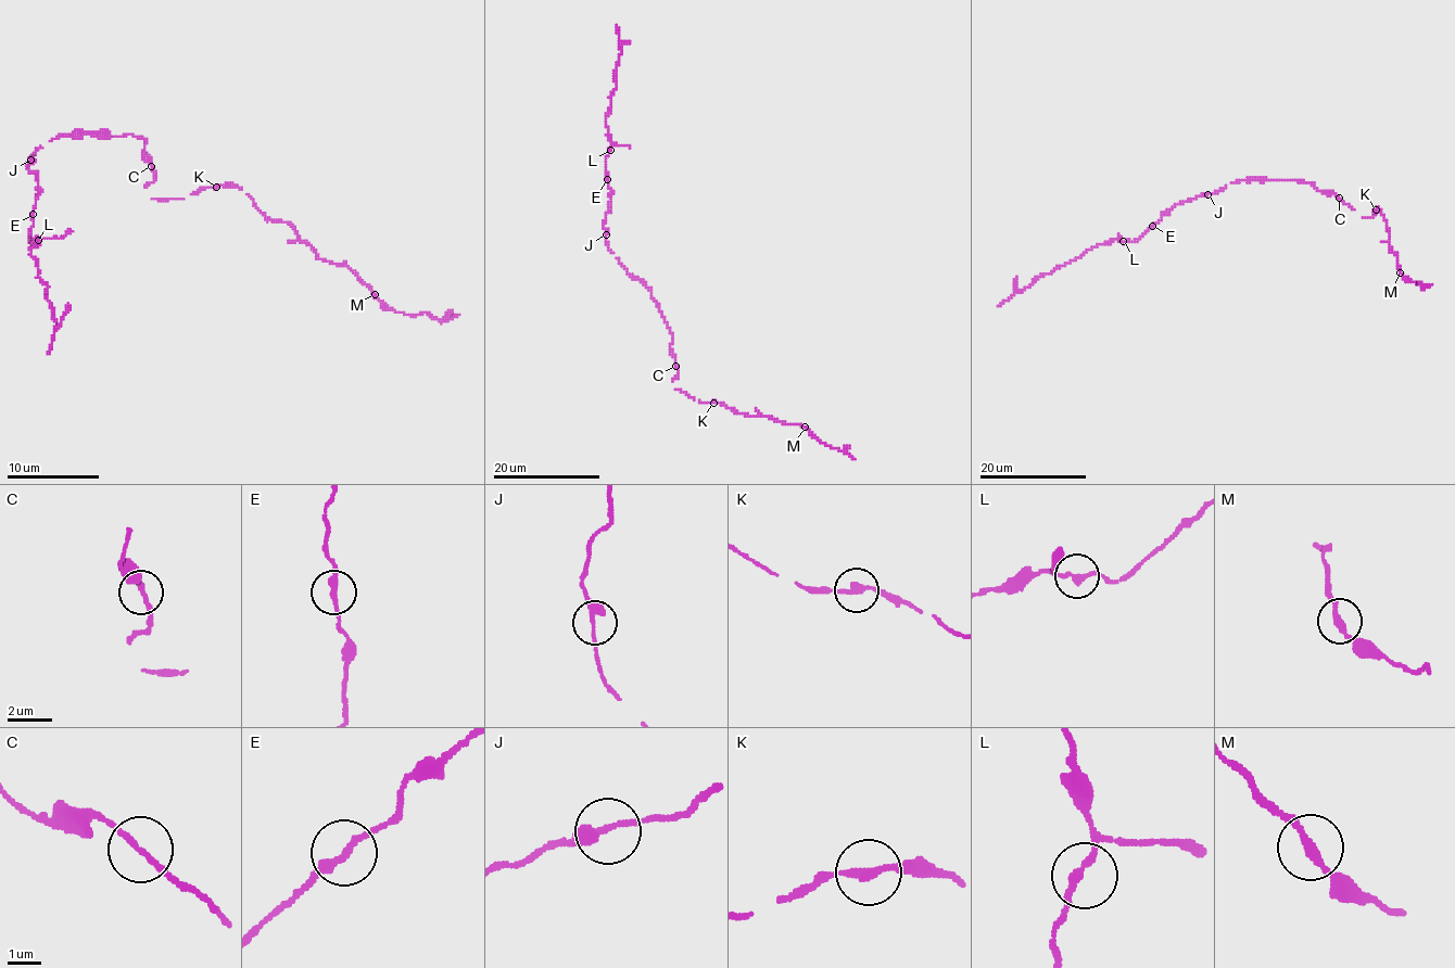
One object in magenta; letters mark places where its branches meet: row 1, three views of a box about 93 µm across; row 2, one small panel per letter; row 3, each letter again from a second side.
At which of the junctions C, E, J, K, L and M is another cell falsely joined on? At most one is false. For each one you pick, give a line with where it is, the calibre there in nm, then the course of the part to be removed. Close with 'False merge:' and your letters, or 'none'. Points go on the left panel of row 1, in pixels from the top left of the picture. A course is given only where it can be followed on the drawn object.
False merge: none

